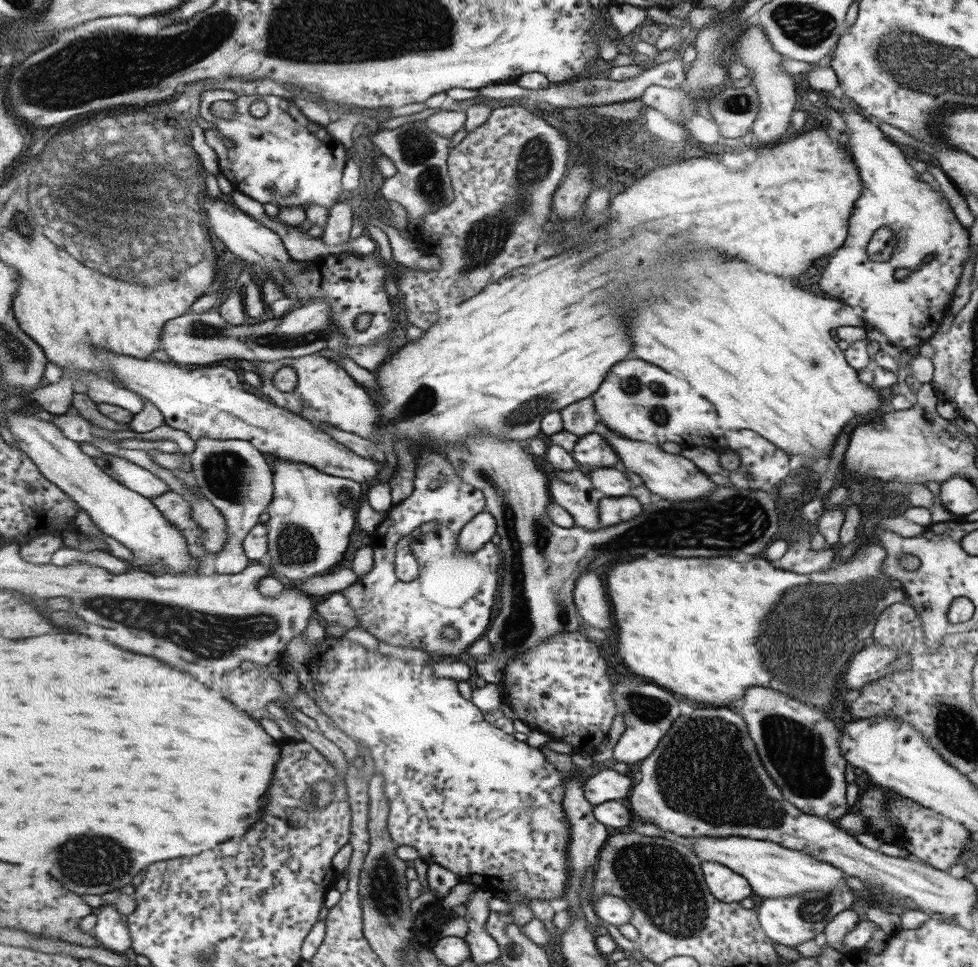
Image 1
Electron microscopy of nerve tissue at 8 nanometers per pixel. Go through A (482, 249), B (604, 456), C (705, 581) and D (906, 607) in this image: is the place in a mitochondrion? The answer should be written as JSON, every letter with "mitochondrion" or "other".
{"A":"mitochondrion","B":"other","C":"other","D":"other"}

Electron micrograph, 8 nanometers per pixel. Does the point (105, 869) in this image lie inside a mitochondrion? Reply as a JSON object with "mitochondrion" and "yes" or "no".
{"mitochondrion":"yes"}

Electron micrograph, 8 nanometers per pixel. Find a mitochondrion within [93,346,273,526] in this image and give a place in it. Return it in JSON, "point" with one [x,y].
{"point":[226,473]}

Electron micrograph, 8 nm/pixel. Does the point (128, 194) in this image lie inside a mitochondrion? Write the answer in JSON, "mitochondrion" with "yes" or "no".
{"mitochondrion":"yes"}

